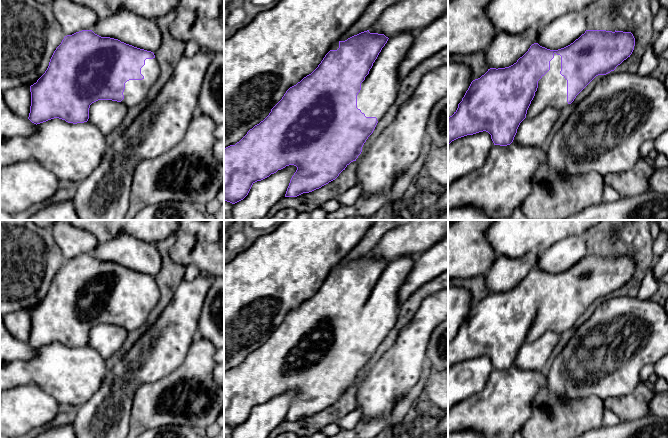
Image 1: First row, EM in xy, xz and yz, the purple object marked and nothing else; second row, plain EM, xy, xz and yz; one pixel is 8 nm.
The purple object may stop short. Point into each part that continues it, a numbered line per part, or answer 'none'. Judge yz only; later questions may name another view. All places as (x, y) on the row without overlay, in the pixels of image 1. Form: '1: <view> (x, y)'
1: yz (552, 312)

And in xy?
1: xy (135, 316)

